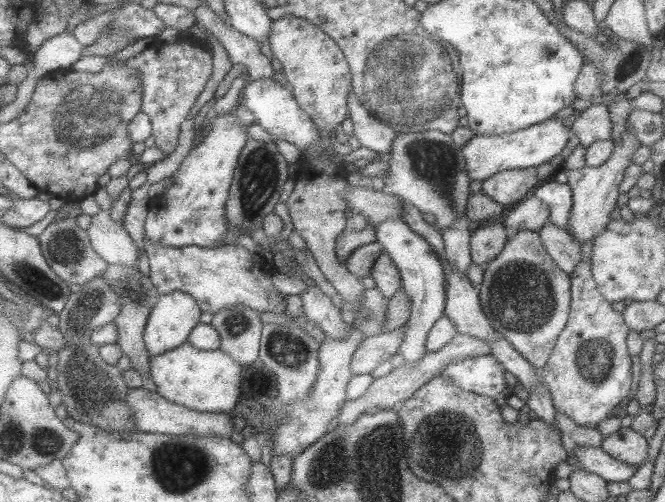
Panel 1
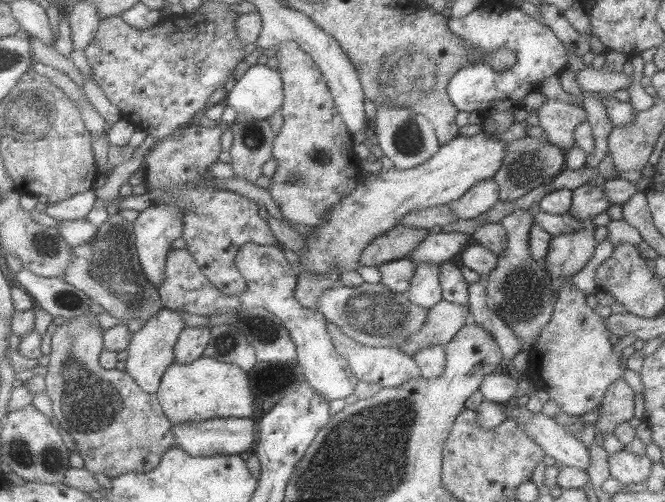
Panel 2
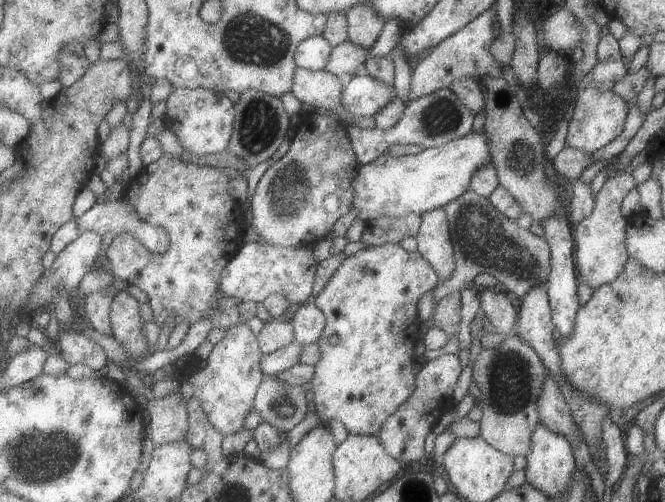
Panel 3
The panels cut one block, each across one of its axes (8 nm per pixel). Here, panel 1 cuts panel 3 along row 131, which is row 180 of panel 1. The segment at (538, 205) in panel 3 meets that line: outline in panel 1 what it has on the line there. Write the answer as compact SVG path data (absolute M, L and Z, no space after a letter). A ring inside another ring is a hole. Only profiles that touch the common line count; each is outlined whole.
M536 167L507 169L489 176L481 184L481 192L505 205L522 201L529 189L537 186Z

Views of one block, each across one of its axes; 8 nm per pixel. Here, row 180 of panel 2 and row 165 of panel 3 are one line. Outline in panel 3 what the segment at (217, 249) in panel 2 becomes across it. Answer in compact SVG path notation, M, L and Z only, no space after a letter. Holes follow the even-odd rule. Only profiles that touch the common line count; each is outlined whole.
M167 153L159 160L156 160L149 166L146 166L143 172L139 173L137 178L131 179L124 188L122 196L130 205L132 205L132 207L136 210L136 214L142 221L145 221L150 225L163 227L167 230L167 233L170 234L170 247L163 255L157 255L156 253L151 253L150 250L145 245L143 245L142 242L133 233L121 233L112 239L111 243L105 250L105 256L110 260L112 264L111 272L116 276L117 279L125 281L128 285L136 286L147 294L146 308L151 310L153 314L152 321L155 322L157 326L159 326L159 330L162 326L165 326L165 322L167 322L169 318L174 318L175 325L179 324L179 322L186 322L189 325L189 328L197 321L201 321L202 319L211 319L211 322L215 327L220 329L221 333L227 332L227 330L229 330L231 327L234 327L235 325L238 325L240 322L244 321L242 310L240 309L240 306L243 303L242 301L235 298L217 299L215 295L217 292L219 292L221 274L223 274L223 270L225 270L227 265L229 265L231 260L233 260L233 256L235 256L236 252L239 252L239 248L242 248L242 246L245 244L245 242L242 241L242 235L245 234L245 229L248 226L251 226L251 224L244 223L243 221L243 208L241 207L243 203L239 202L239 200L237 200L231 194L231 180L233 180L233 178L221 167L202 165L197 166L197 164L184 163L183 161L177 159L176 156ZM217 300L219 301L218 306L216 308L211 308L211 302L215 302Z

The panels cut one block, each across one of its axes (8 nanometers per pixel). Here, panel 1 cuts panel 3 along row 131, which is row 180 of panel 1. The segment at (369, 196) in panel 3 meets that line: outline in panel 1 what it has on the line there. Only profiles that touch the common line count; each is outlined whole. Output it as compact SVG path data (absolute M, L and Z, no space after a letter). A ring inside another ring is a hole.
M549 117L543 122L501 136L473 135L459 149L469 180L484 181L489 176L507 169L524 169L546 163L563 150L570 134L569 126L563 124L563 119Z

